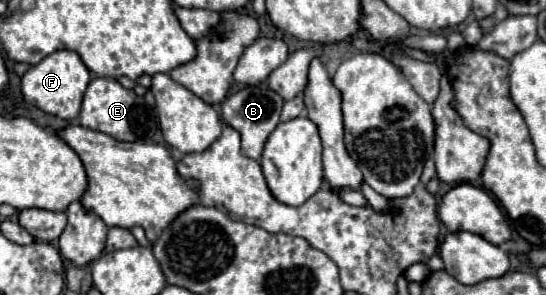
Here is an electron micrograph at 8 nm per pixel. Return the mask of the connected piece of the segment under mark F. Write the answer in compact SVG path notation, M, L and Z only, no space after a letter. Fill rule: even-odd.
M57 50L25 72L25 76L21 78L21 92L27 102L35 104L43 112L59 116L63 120L73 120L79 116L81 100L89 82L91 82L91 72L81 62L81 58L71 50Z

